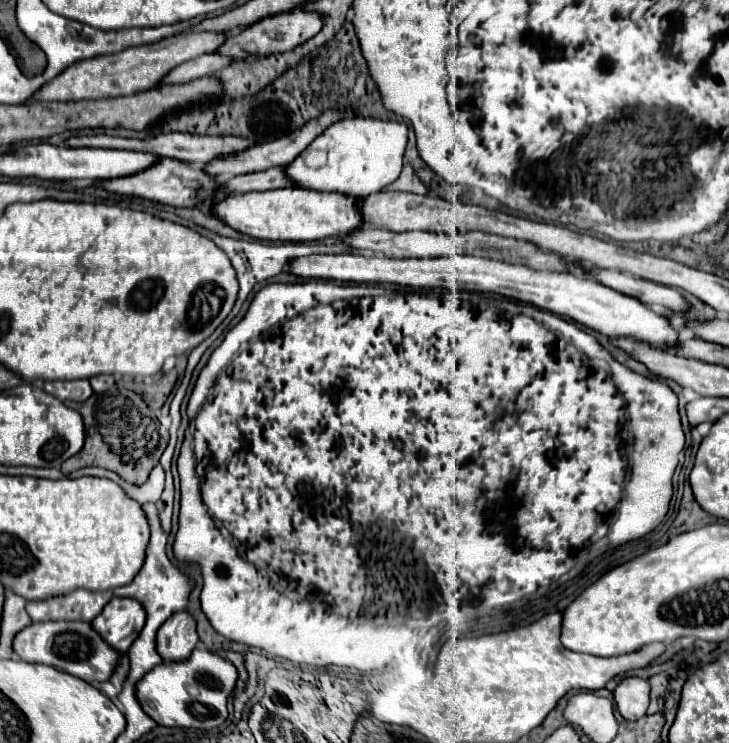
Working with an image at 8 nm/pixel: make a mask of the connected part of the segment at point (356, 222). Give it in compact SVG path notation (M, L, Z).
M285 187L273 191L251 191L229 195L211 205L209 211L219 221L235 231L265 241L315 241L323 237L339 237L363 225L355 205L359 199L351 195L315 195L315 191L299 191L299 187Z

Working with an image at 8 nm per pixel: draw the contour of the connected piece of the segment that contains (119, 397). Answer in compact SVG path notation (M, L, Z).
M117 389L113 393L91 395L91 399L83 403L65 401L67 407L79 411L85 423L85 445L79 455L73 455L67 463L63 463L63 473L69 475L81 467L103 467L115 471L121 479L133 485L141 485L147 481L151 469L159 463L167 443L169 431L161 427L157 415L145 405L145 401L127 389Z

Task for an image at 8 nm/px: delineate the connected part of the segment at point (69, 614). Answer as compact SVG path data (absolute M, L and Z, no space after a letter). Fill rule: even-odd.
M77 589L63 597L51 597L45 601L29 601L27 613L31 621L47 621L47 619L79 619L79 621L91 621L95 619L103 607L111 601L111 591L85 591Z

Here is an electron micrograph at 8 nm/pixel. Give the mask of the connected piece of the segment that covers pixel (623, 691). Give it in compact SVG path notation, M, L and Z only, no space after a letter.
M625 677L615 689L615 703L619 713L633 721L647 713L649 705L649 683L641 677Z

